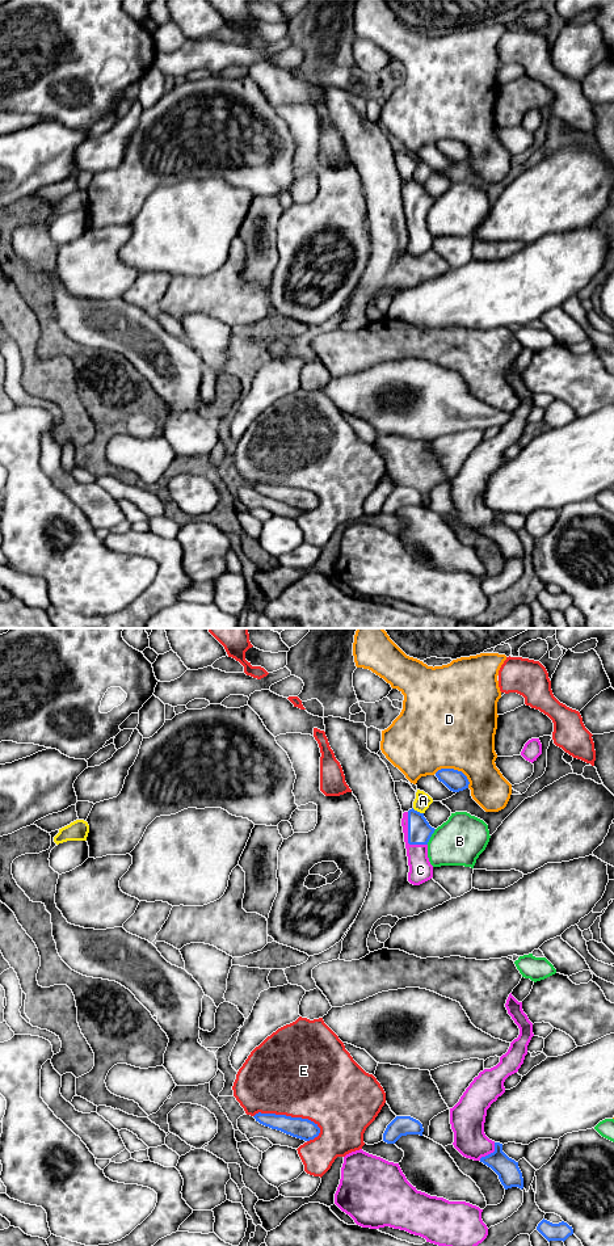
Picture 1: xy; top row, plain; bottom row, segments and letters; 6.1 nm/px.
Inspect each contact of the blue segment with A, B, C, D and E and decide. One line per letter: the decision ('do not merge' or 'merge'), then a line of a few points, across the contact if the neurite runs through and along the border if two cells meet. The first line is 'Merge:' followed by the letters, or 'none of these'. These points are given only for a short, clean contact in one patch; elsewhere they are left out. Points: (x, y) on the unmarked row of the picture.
Merge: C
A: do not merge
B: do not merge
C: merge
D: do not merge
E: do not merge

